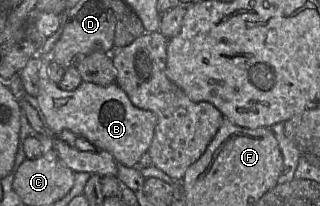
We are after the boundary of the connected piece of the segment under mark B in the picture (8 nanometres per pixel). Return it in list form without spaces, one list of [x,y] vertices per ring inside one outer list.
[[[53,52],[38,56],[41,59],[38,114],[46,125],[55,132],[68,131],[83,137],[95,147],[109,152],[118,163],[138,168],[141,156],[147,152],[154,137],[156,115],[135,107],[126,92],[116,83],[101,86],[83,81],[74,90],[62,90],[48,75],[49,64],[54,60]]]

